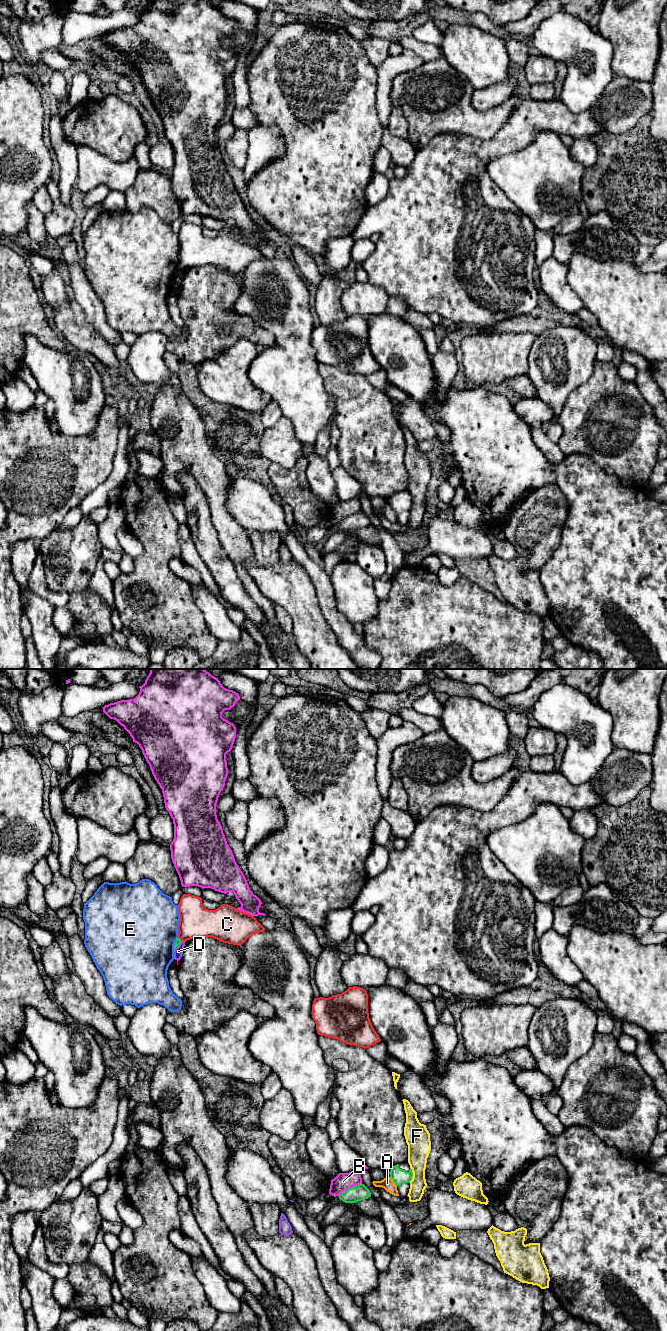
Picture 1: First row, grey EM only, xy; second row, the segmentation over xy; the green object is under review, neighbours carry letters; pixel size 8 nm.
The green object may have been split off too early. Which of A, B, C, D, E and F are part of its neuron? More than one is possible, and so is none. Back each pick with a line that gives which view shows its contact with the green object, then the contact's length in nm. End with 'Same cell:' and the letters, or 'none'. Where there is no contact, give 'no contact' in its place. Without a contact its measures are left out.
Same cell: none

